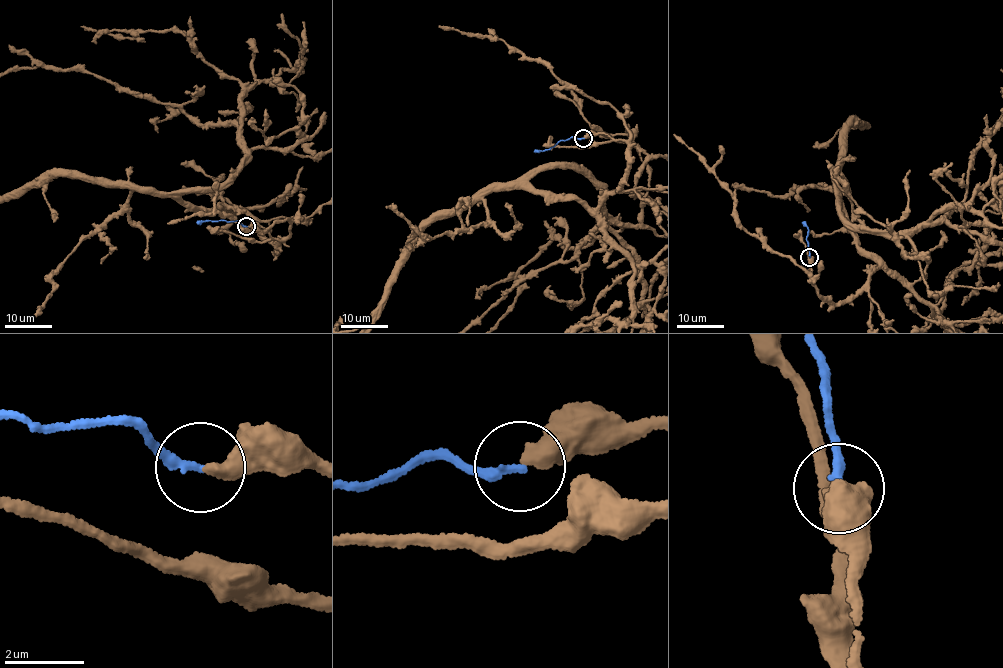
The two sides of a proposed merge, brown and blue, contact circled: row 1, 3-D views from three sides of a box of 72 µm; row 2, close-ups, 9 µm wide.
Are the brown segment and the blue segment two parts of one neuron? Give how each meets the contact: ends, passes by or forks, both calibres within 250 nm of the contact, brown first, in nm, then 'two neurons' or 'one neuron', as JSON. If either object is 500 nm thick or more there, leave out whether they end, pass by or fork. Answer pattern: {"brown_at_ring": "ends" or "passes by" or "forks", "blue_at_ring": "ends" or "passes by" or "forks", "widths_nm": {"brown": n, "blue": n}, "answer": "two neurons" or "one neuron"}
{"brown_at_ring": "ends", "blue_at_ring": "ends", "widths_nm": {"brown": 420, "blue": 240}, "answer": "two neurons"}

